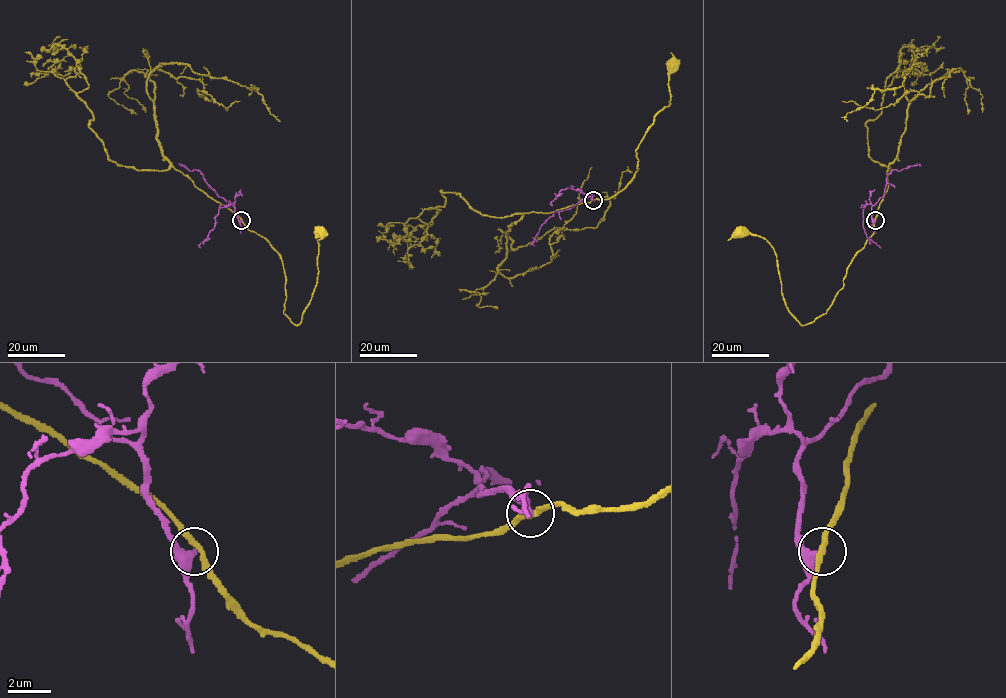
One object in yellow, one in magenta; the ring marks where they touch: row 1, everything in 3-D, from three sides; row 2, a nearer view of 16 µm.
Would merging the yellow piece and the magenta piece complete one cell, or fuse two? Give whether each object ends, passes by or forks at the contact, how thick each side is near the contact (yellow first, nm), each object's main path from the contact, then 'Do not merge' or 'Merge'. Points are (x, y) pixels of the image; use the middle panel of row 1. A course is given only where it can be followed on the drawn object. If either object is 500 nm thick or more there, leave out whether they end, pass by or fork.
At the ring yellow passes by. At the ring magenta ends. Thickness 240 nm (yellow) against 440 nm. Course of yellow: (593, 200), (607, 200), (631, 181), (637, 171), (635, 150), (654, 116), (670, 103), (671, 65). Course of magenta: (593, 200), (586, 197), (569, 209), (555, 212), (530, 245). Do not merge

